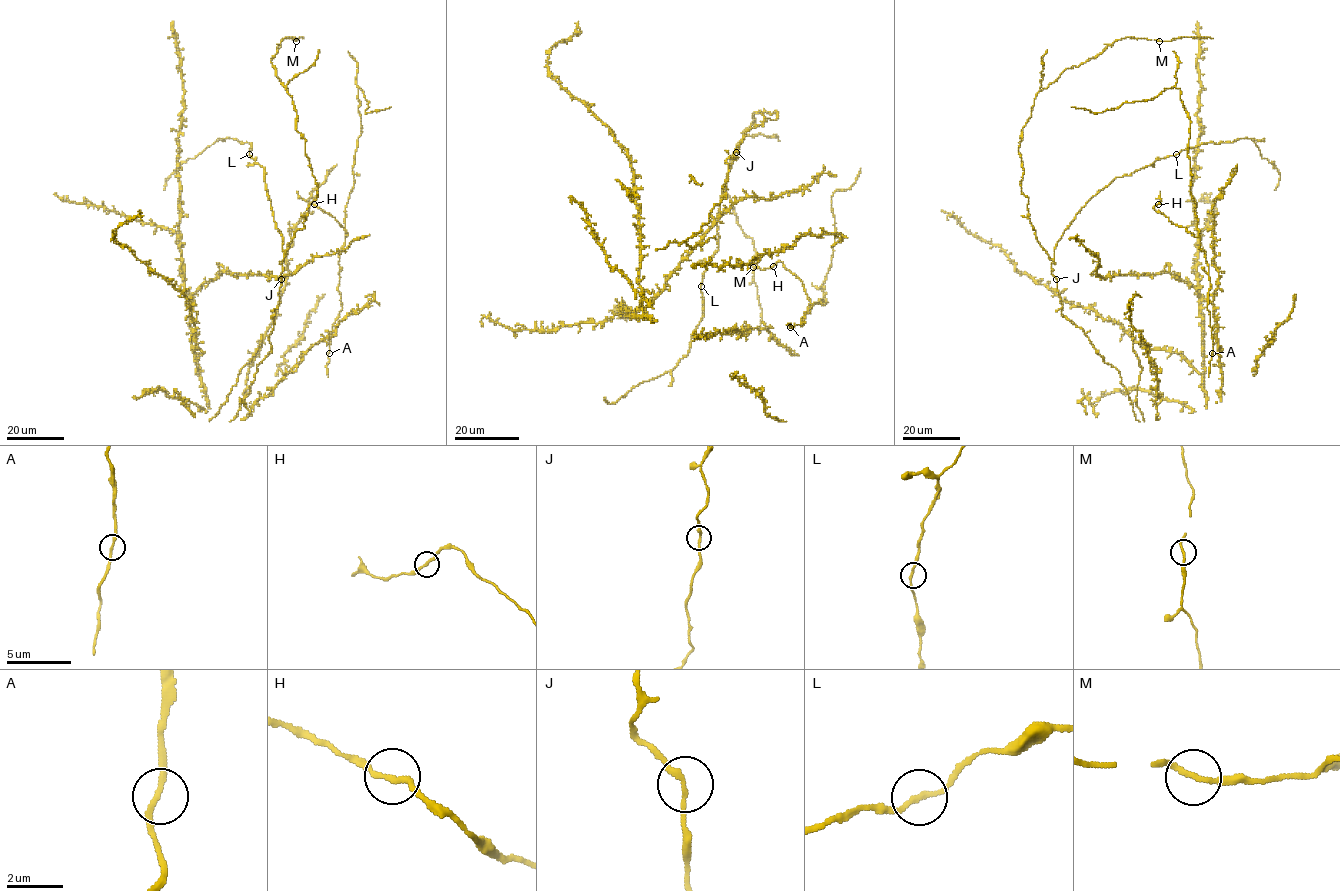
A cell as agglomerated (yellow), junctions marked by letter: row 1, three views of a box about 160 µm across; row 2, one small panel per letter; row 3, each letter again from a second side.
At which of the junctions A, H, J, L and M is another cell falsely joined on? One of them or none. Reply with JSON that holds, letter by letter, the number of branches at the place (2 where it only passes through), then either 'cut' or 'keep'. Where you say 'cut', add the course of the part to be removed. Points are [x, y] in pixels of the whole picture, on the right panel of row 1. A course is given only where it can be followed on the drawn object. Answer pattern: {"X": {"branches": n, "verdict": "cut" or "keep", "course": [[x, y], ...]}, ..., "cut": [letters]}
{"A": {"branches": 2, "verdict": "keep"}, "H": {"branches": 2, "verdict": "keep"}, "J": {"branches": 2, "verdict": "keep"}, "L": {"branches": 2, "verdict": "keep"}, "M": {"branches": 2, "verdict": "keep"}, "cut": []}

